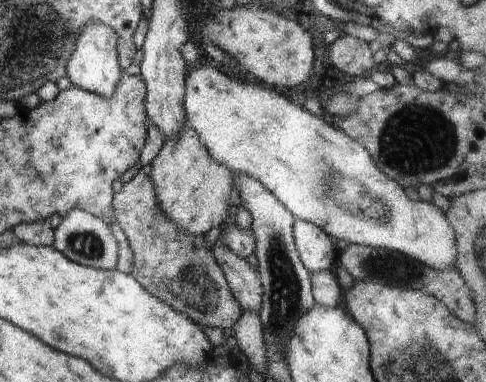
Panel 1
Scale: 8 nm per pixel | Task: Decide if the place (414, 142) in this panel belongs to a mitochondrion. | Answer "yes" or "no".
yes

